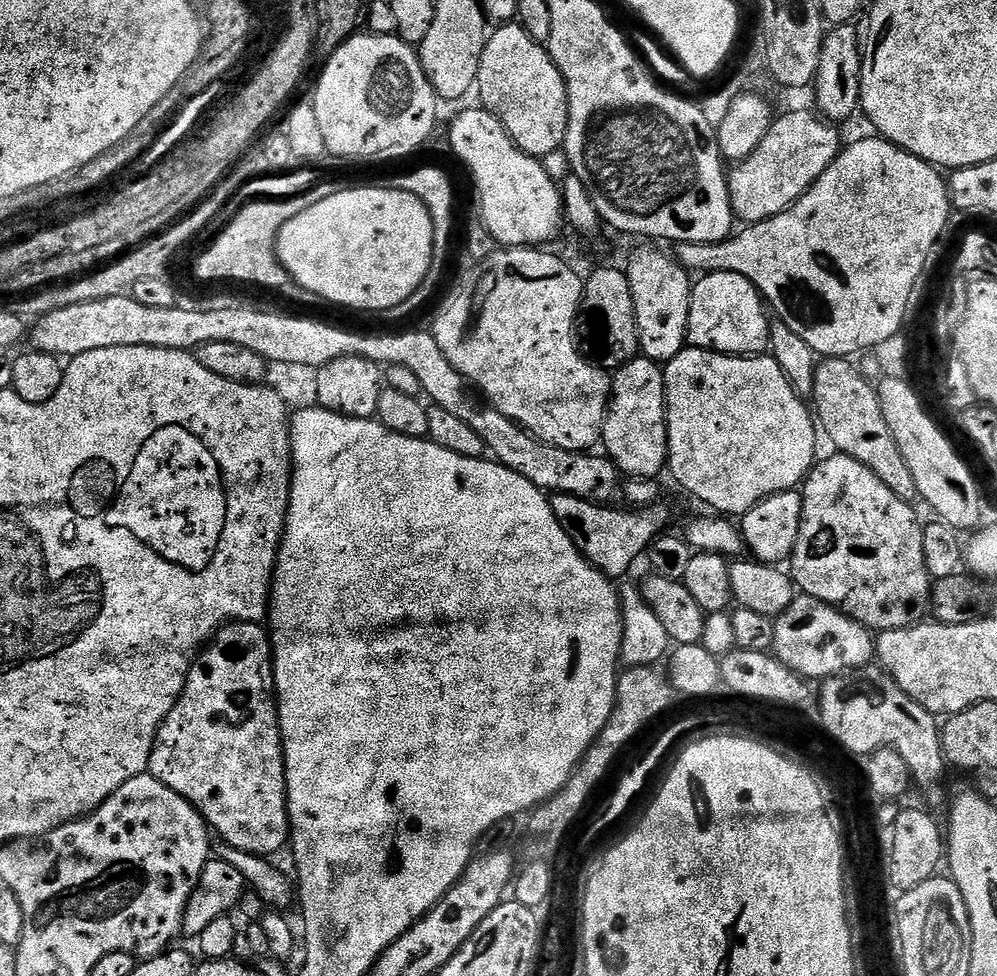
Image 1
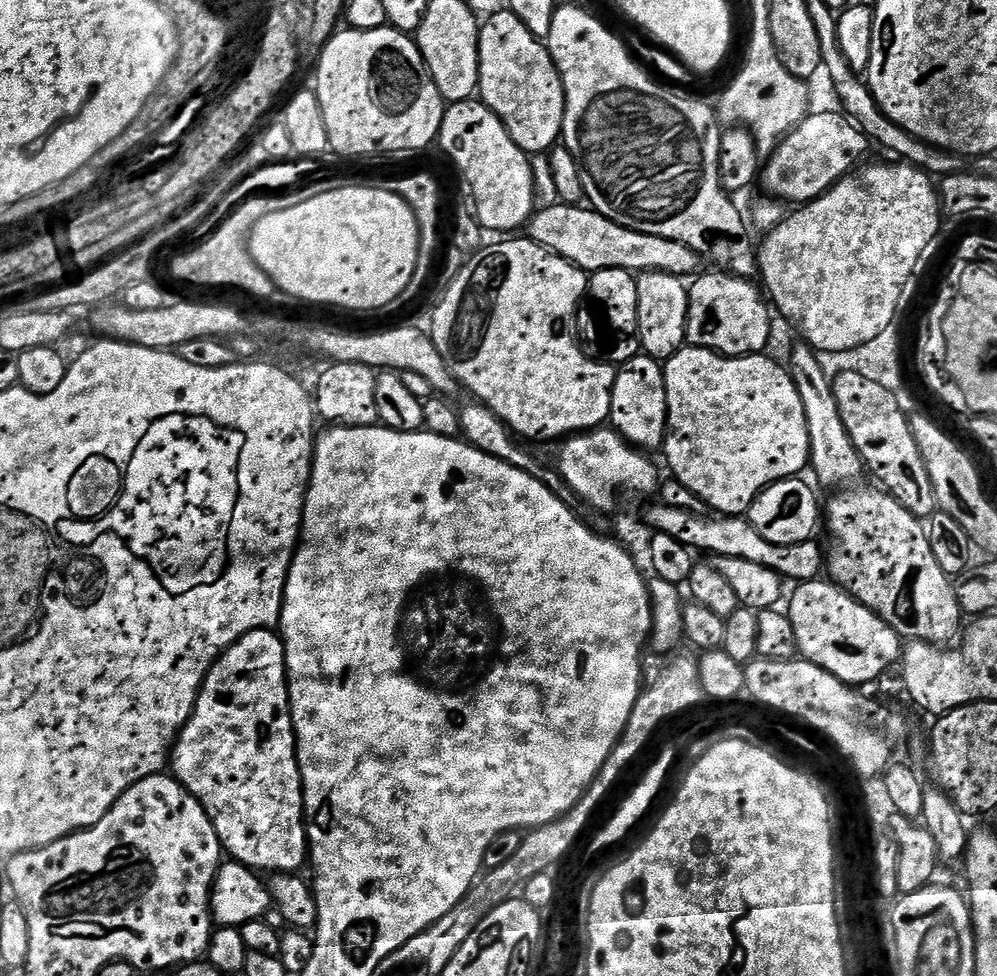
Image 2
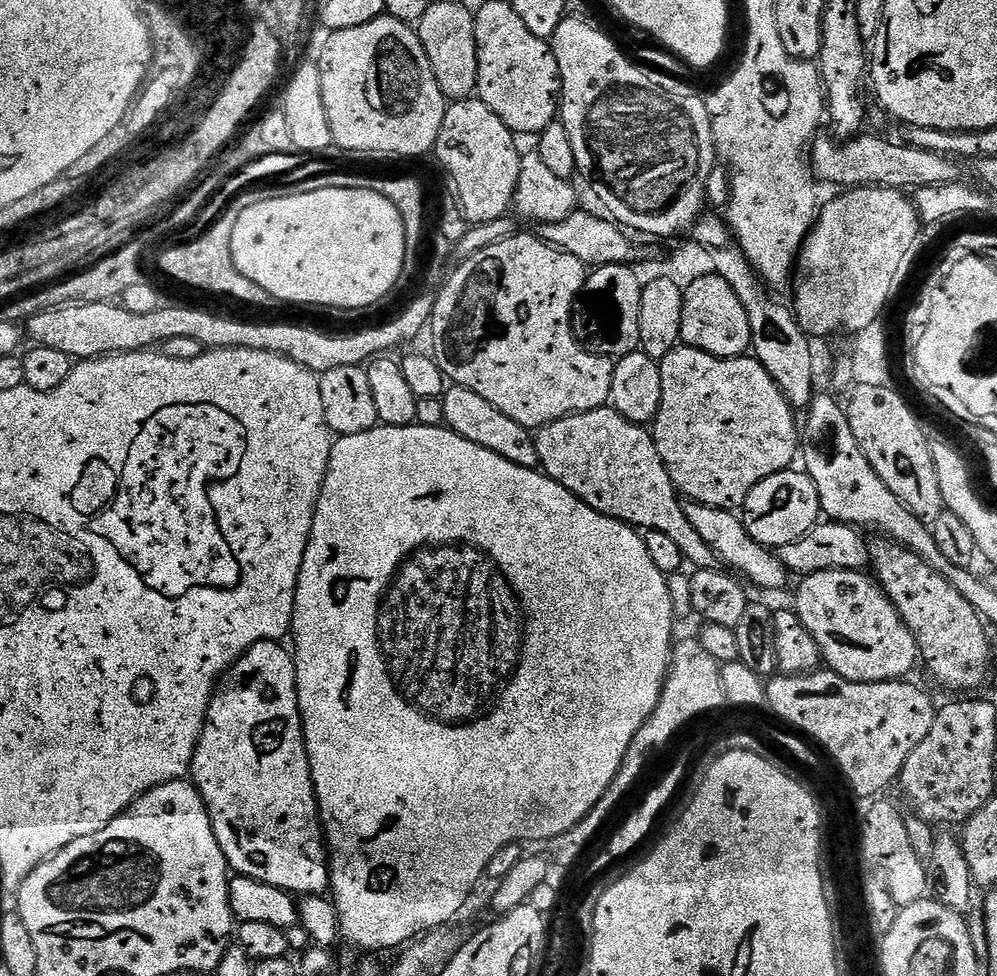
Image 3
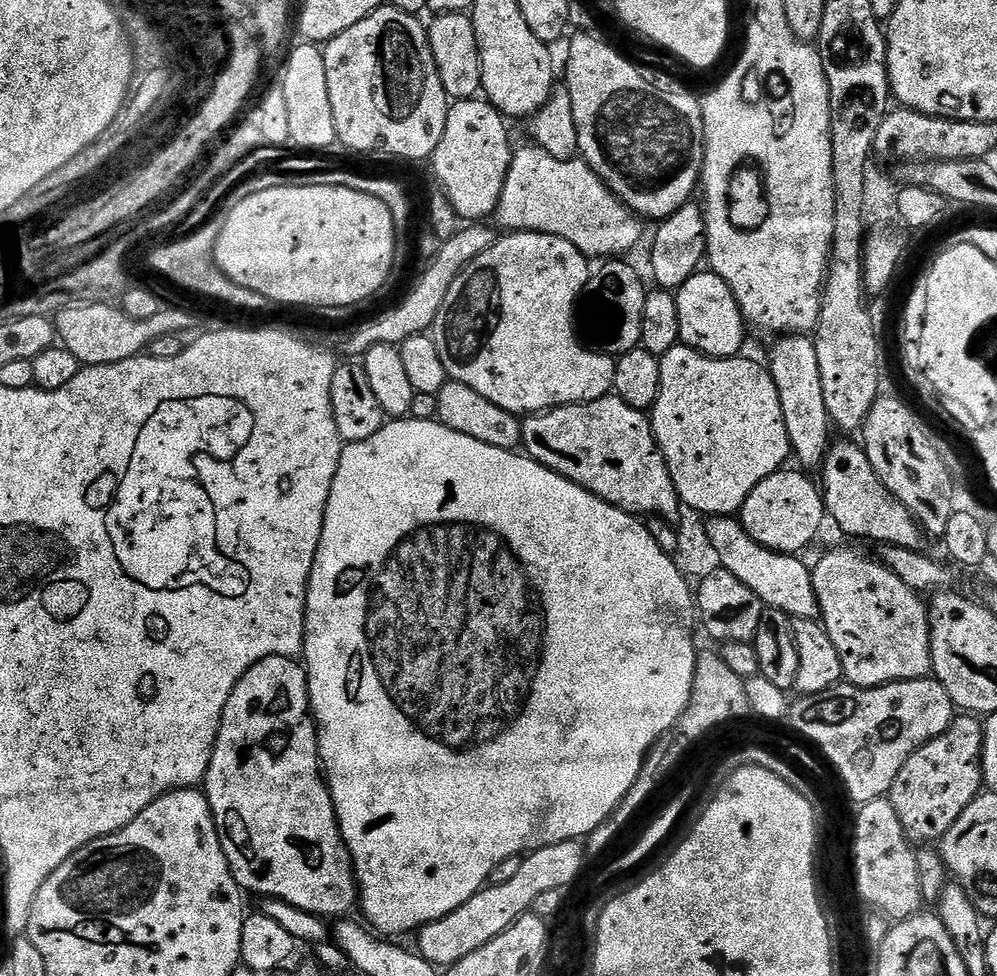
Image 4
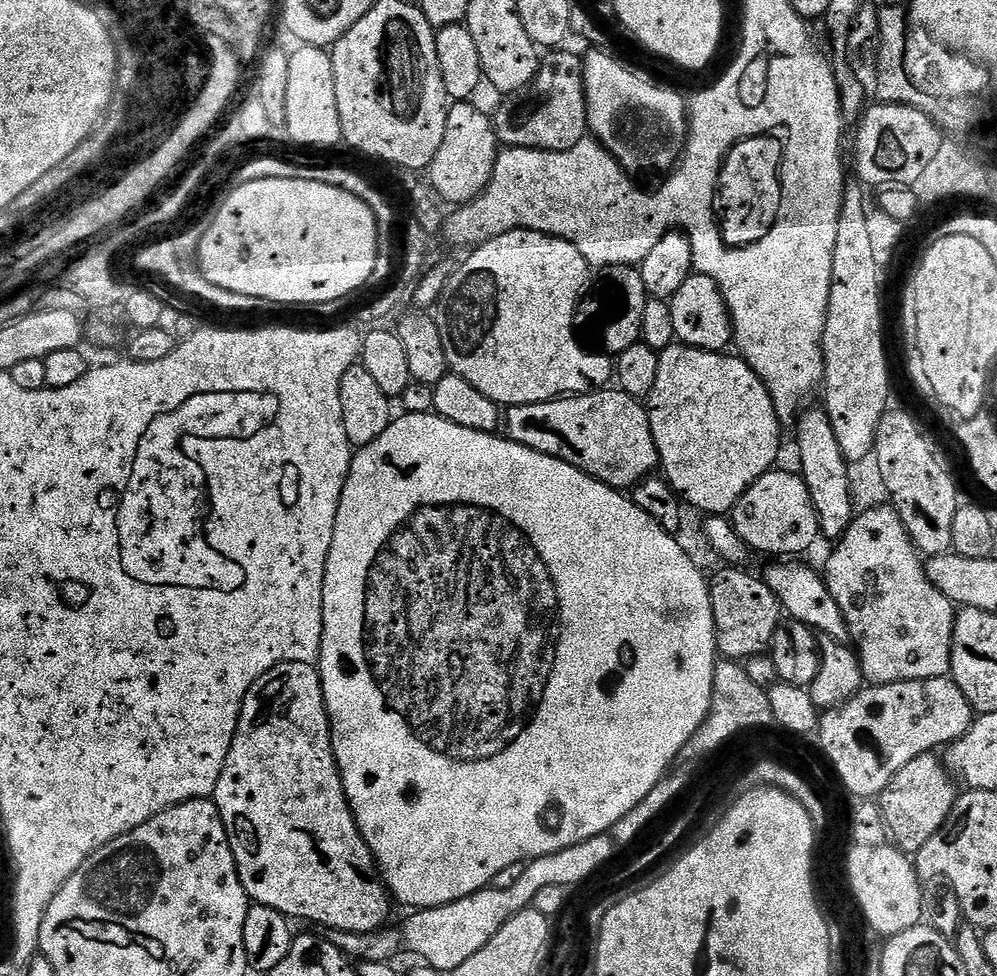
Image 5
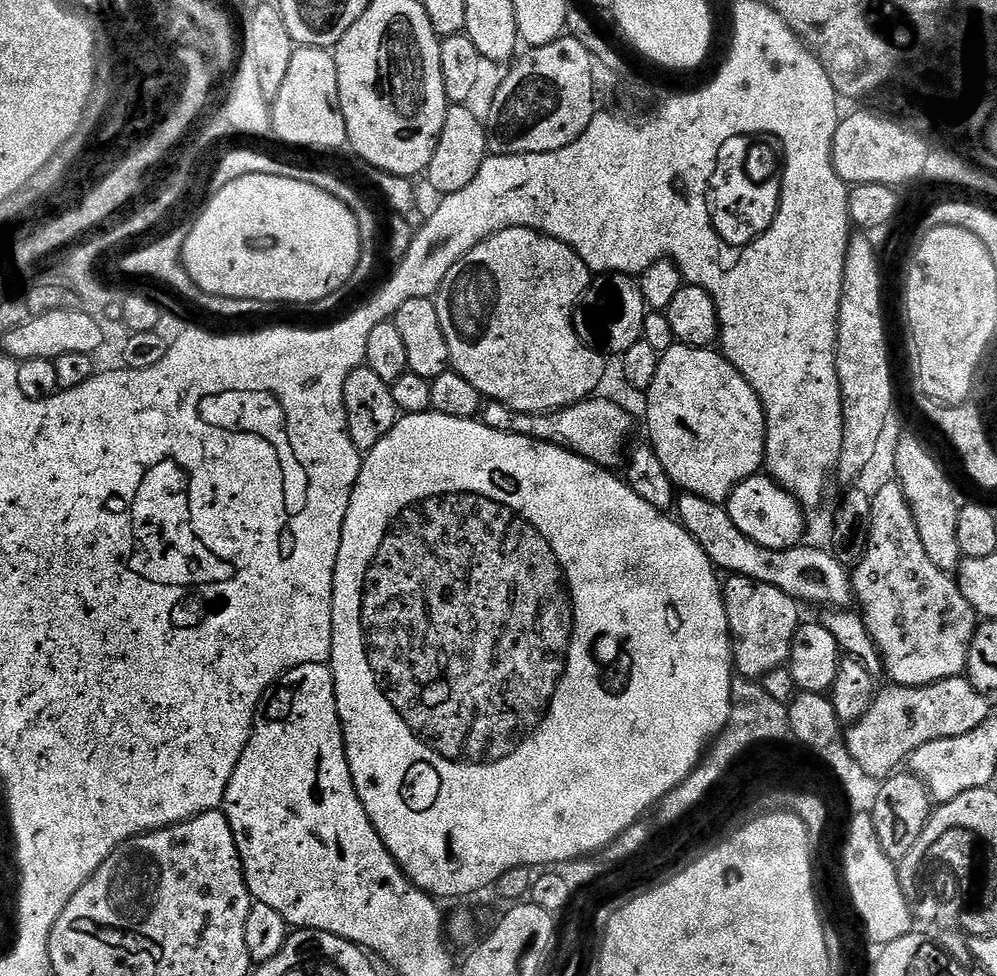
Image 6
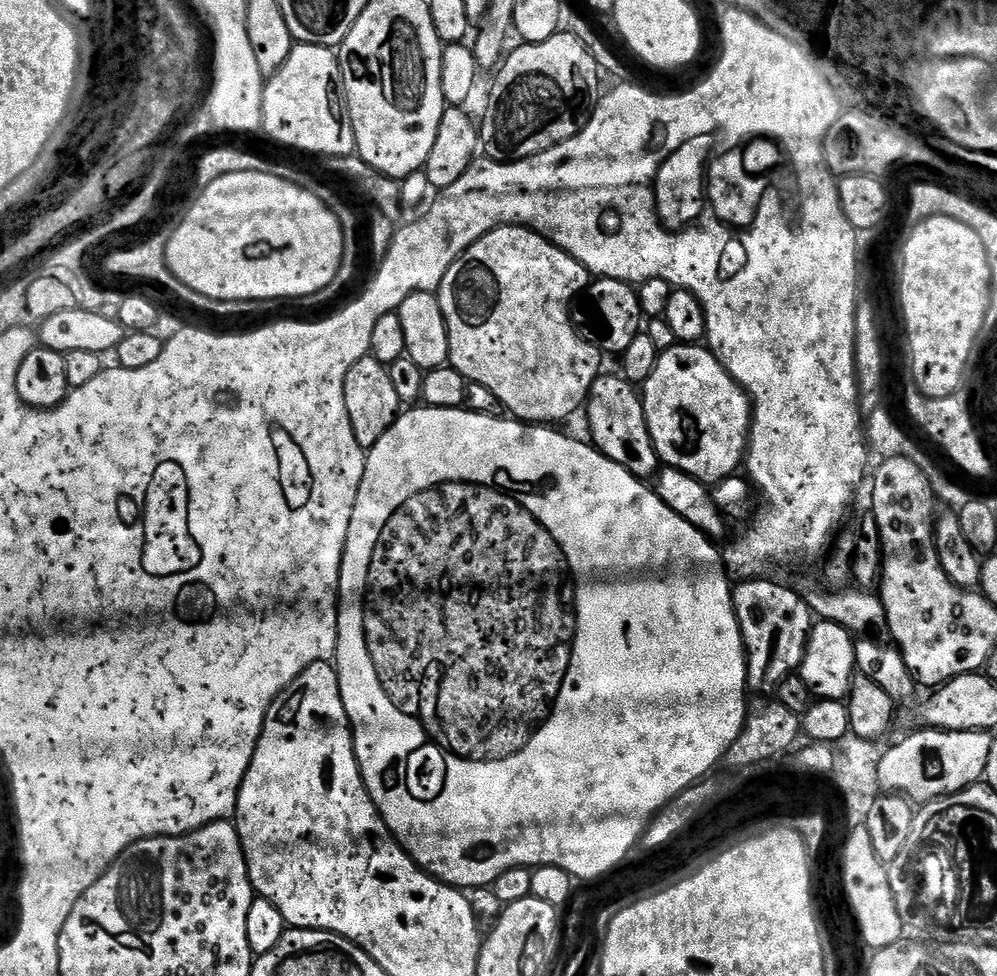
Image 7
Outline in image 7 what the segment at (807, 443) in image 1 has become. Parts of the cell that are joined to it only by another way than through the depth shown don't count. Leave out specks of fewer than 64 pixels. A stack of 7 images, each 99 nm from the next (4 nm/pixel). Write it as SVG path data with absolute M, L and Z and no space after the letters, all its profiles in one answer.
M677 343L672 349L661 352L658 362L654 366L654 374L650 374L650 378L642 385L642 399L644 402L644 413L646 414L646 426L650 430L650 438L654 442L654 446L658 450L661 461L669 468L676 468L687 475L700 480L707 486L715 486L721 480L725 480L727 476L737 475L736 468L745 463L746 453L748 451L748 442L752 431L752 401L749 400L744 389L740 387L740 383L732 377L728 371L718 362L718 358L713 352L709 352L707 347L700 344L681 344Z

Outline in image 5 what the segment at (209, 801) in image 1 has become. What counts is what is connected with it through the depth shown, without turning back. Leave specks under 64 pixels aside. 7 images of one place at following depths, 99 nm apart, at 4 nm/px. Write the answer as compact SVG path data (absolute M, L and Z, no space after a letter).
M302 662L279 664L277 668L271 668L265 676L258 678L256 685L246 694L240 707L234 742L230 746L230 752L226 754L222 772L216 782L214 799L216 809L220 812L224 823L226 838L230 842L230 850L234 854L238 878L246 890L249 901L262 906L270 906L293 921L309 920L312 924L321 924L321 929L324 930L337 928L347 932L373 932L375 928L385 927L387 920L384 919L388 916L390 897L378 875L372 851L360 837L356 819L344 793L340 771L336 769L336 759L332 753L332 735L328 726L328 712L324 709L324 695L316 664L303 664Z

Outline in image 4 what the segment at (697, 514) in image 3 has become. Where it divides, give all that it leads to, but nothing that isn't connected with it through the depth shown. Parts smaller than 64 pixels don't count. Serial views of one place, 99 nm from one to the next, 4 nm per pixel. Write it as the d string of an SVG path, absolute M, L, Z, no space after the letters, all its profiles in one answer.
M710 516L705 526L710 542L714 544L721 558L721 568L730 570L738 582L743 582L758 594L765 608L782 610L793 618L820 620L818 594L814 594L812 568L800 561L801 557L786 552L775 552L750 538L736 516Z

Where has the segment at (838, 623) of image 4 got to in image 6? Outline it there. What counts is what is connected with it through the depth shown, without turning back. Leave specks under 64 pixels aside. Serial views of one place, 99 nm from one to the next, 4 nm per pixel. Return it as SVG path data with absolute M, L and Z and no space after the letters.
M888 483L872 498L872 521L866 541L868 548L859 557L861 560L857 562L856 569L851 569L850 575L858 612L863 616L866 630L880 654L887 679L892 679L889 681L893 685L902 688L924 688L928 684L937 684L939 680L964 676L968 651L978 627L977 614L970 602L966 602L955 579L930 562L922 546L922 538L918 538L918 526L914 526L906 494L899 483Z

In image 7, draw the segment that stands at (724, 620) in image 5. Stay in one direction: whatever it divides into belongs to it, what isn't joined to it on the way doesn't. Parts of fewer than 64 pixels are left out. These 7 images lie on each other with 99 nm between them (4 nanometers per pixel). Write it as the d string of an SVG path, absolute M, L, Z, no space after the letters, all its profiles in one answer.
M744 578L739 581L740 585L737 583L732 589L734 610L744 639L744 653L748 655L748 686L760 698L775 697L780 691L780 684L788 676L799 673L814 623L813 612L795 587L787 588L768 579Z

